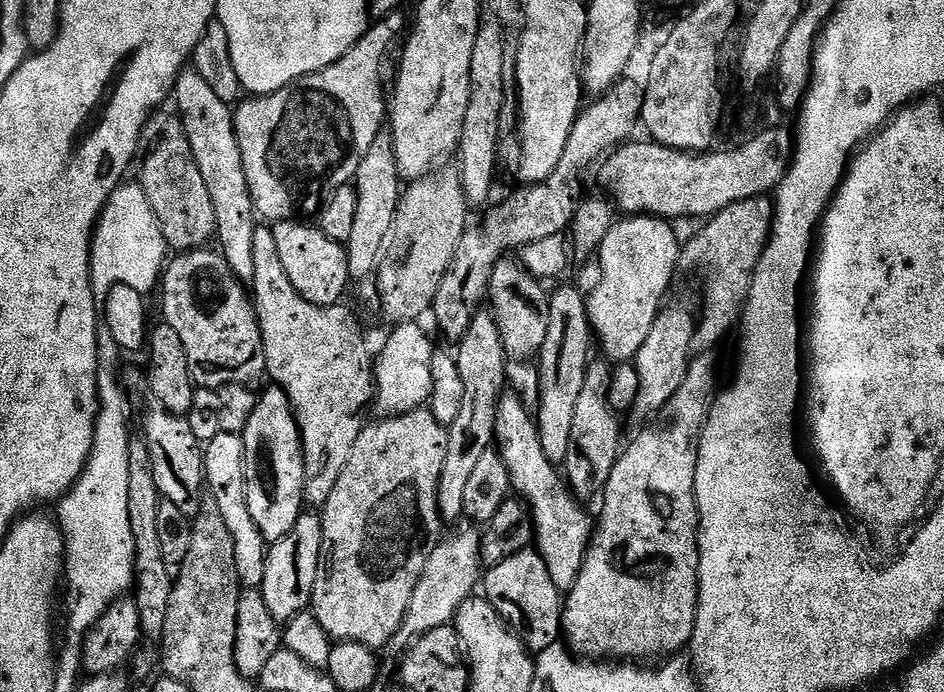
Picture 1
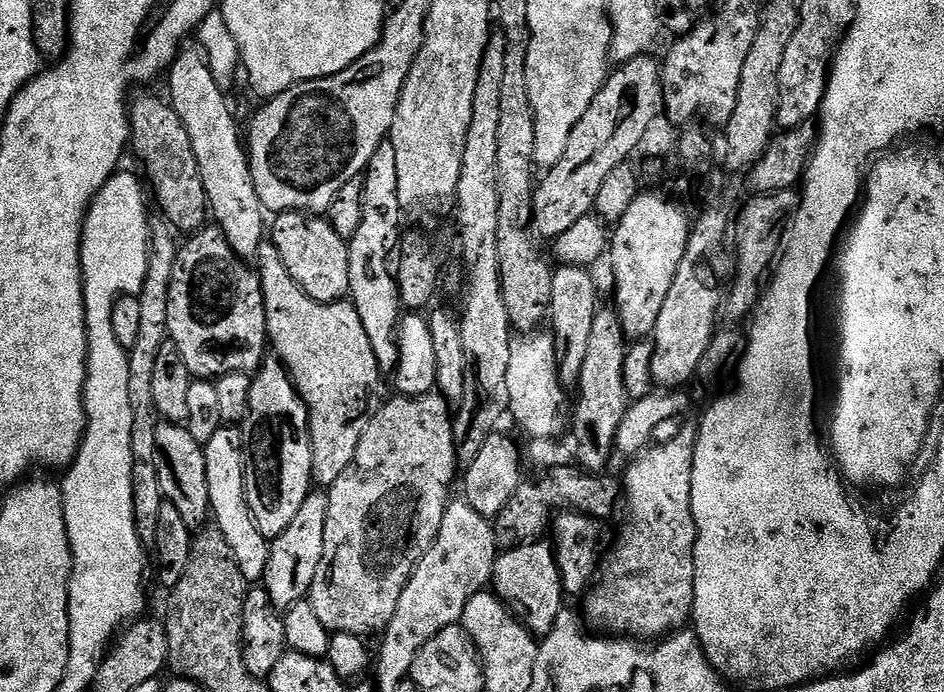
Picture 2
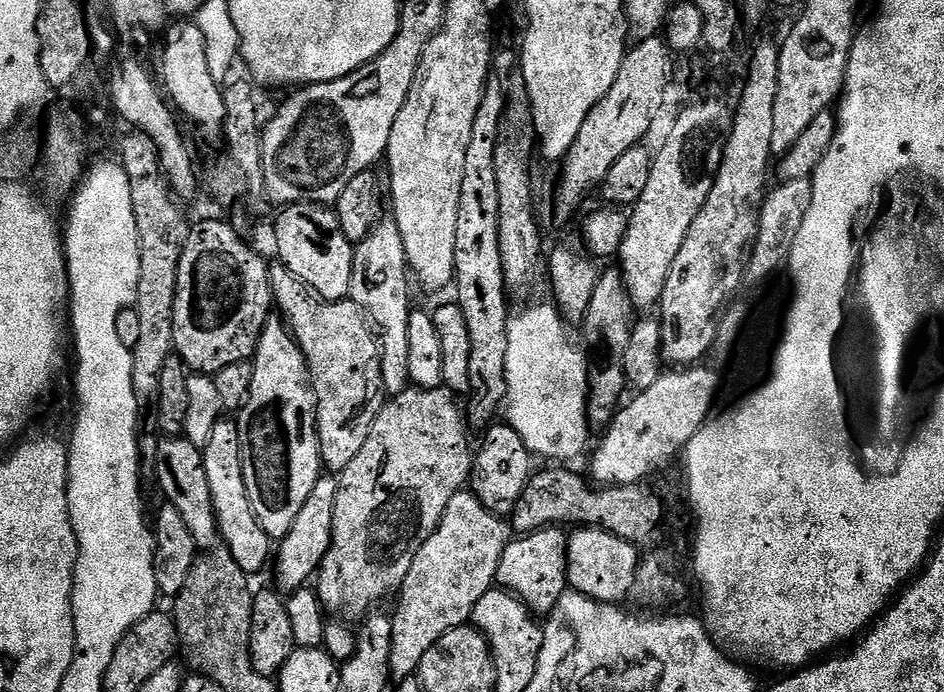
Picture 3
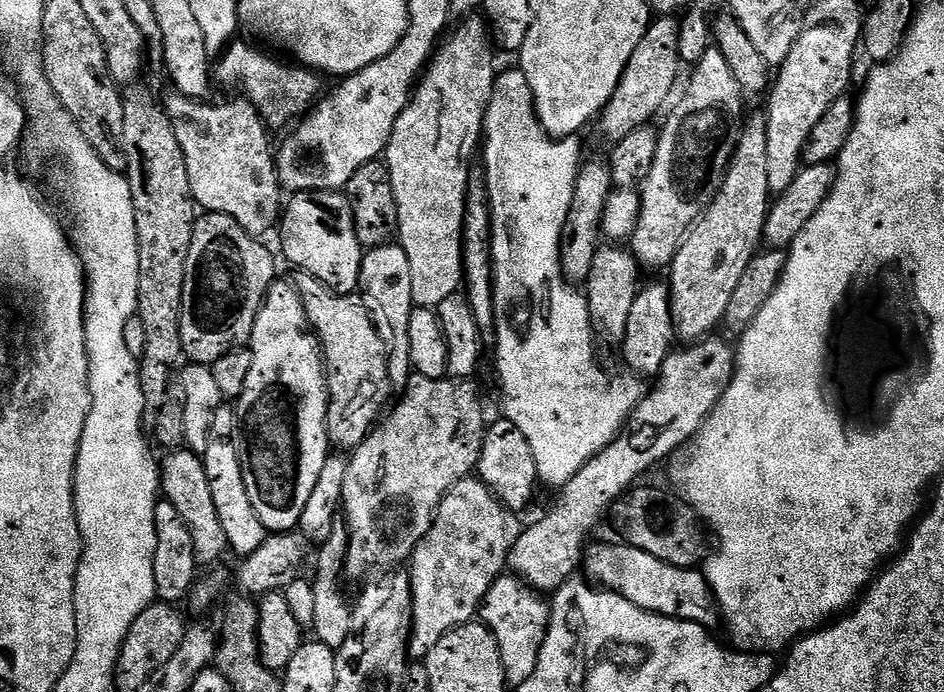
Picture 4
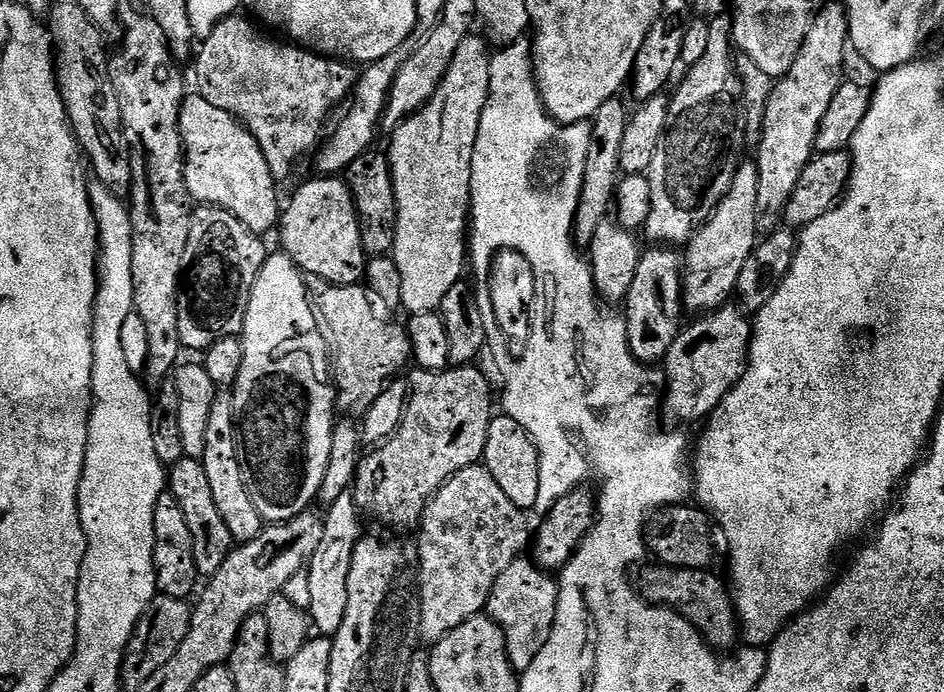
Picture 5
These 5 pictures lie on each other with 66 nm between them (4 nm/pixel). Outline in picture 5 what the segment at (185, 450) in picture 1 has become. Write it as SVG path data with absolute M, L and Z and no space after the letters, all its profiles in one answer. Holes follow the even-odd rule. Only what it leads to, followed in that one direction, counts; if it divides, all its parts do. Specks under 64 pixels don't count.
M183 458L171 465L166 476L166 484L170 489L170 495L178 498L178 504L186 514L186 522L194 538L197 573L204 578L216 576L218 570L222 570L226 558L230 558L234 541L230 534L230 526L226 526L226 518L222 516L214 500L214 490L210 490L210 478L206 478L203 459Z

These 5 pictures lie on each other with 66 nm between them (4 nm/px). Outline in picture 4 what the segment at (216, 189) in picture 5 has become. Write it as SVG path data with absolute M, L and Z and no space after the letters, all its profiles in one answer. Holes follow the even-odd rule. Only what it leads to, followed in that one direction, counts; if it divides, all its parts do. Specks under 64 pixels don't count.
M170 92L162 102L185 158L190 194L201 211L224 213L234 218L251 236L262 238L277 225L284 204L284 194L277 178L275 153L268 138L269 129L257 108L243 96L214 108L208 103L191 100L177 92Z

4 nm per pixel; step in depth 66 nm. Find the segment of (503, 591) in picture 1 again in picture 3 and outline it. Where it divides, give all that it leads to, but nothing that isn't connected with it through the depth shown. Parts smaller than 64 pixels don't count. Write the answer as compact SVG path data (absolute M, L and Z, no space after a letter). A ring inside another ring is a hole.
M560 526L539 528L537 532L509 539L502 560L498 562L496 584L513 596L519 596L533 616L546 618L568 588L567 549L566 532Z

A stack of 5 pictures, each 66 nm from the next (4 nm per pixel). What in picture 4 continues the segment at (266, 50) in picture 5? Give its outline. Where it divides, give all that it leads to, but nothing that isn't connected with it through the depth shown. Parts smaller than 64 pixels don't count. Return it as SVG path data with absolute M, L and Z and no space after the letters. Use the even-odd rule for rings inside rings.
M233 42L215 61L214 80L224 88L240 87L242 96L257 108L269 129L287 129L293 122L299 121L322 95L321 77L313 69L287 63L283 64L282 61L259 52L252 44Z

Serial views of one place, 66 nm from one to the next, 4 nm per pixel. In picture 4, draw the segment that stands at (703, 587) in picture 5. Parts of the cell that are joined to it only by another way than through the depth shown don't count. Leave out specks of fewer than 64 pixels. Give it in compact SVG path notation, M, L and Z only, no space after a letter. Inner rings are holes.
M592 542L587 545L583 556L582 572L593 585L616 592L647 612L675 620L689 620L709 630L721 627L720 607L699 567L675 568L673 564L662 562L662 558L654 558L654 554L646 554L646 550L638 550L627 542Z

